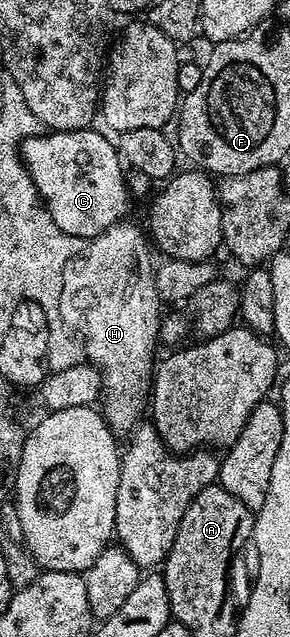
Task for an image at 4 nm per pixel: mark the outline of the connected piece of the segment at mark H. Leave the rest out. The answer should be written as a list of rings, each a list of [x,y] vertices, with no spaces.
[[[123,220],[100,236],[89,239],[83,245],[82,251],[72,256],[72,260],[68,260],[62,273],[58,301],[62,323],[67,331],[75,330],[82,337],[85,361],[95,366],[101,377],[100,413],[115,436],[129,435],[130,431],[143,421],[142,413],[147,413],[152,397],[152,379],[156,369],[154,349],[160,346],[160,323],[164,317],[164,304],[156,292],[156,262],[155,259],[150,259],[151,247],[144,234],[143,238],[130,220]]]

